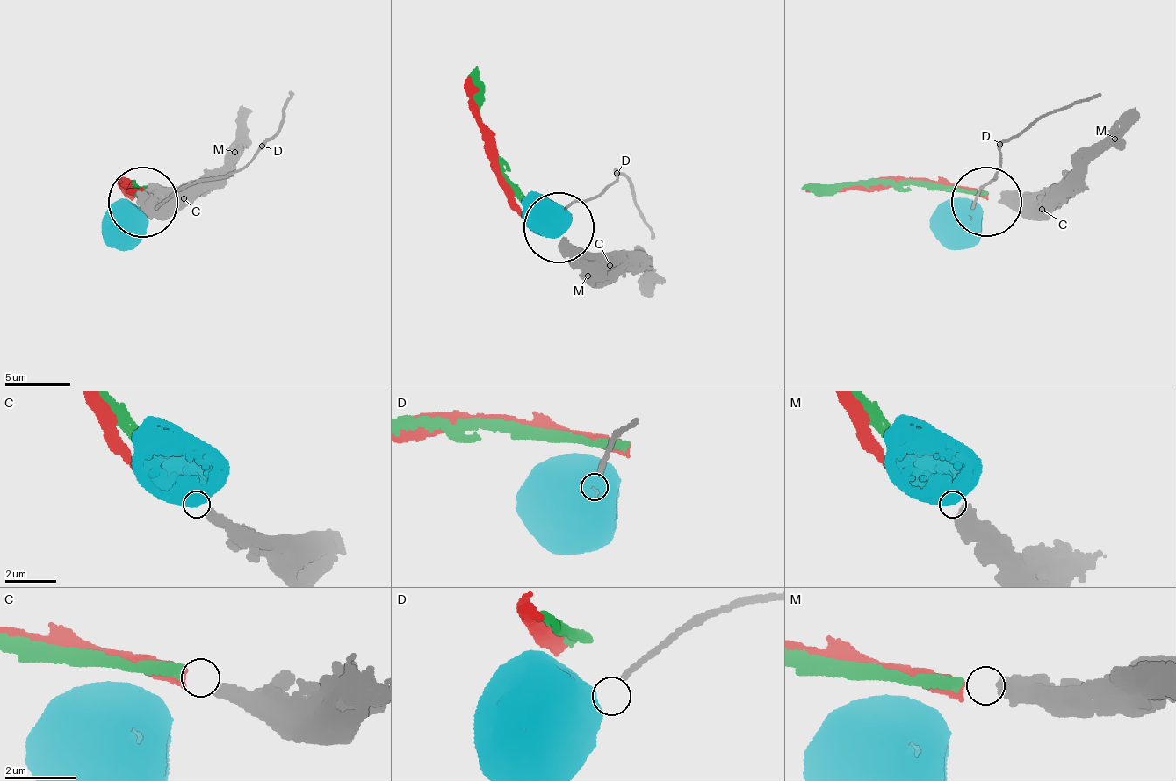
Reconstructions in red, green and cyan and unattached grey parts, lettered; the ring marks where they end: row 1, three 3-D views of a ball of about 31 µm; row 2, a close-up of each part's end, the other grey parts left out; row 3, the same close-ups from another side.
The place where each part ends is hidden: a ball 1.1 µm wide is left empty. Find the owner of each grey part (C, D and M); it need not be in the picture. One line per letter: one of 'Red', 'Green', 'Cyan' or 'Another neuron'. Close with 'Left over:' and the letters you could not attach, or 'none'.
C: Red
D: Cyan
M: Green
Left over: none

